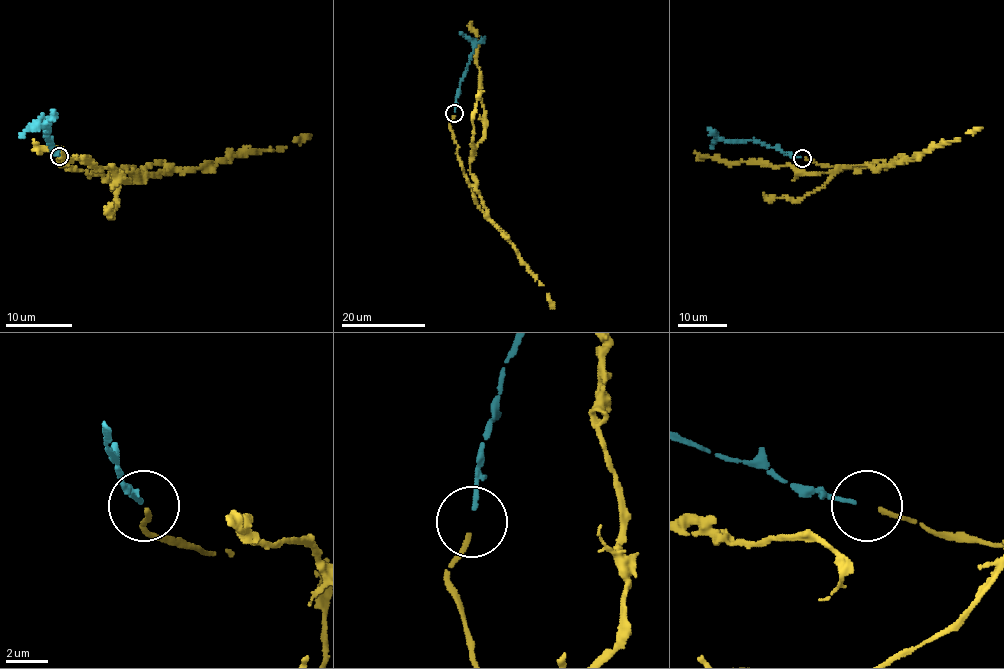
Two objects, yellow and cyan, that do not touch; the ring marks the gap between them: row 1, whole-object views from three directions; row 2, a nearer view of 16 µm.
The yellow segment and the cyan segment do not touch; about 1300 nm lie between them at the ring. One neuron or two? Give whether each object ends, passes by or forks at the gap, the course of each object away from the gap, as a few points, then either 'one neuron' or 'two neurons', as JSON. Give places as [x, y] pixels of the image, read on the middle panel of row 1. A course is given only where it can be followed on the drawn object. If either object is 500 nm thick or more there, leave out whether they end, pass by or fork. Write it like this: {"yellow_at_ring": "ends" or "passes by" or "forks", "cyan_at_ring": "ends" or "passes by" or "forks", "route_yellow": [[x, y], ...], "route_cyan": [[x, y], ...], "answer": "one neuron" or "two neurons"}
{"yellow_at_ring": "ends", "cyan_at_ring": "ends", "route_yellow": [[454, 115], [450, 125], [457, 157], [485, 215], [470, 172], [485, 122], [471, 21]], "route_cyan": [[454, 111], [459, 83], [474, 49], [474, 43], [460, 33]], "answer": "one neuron"}

